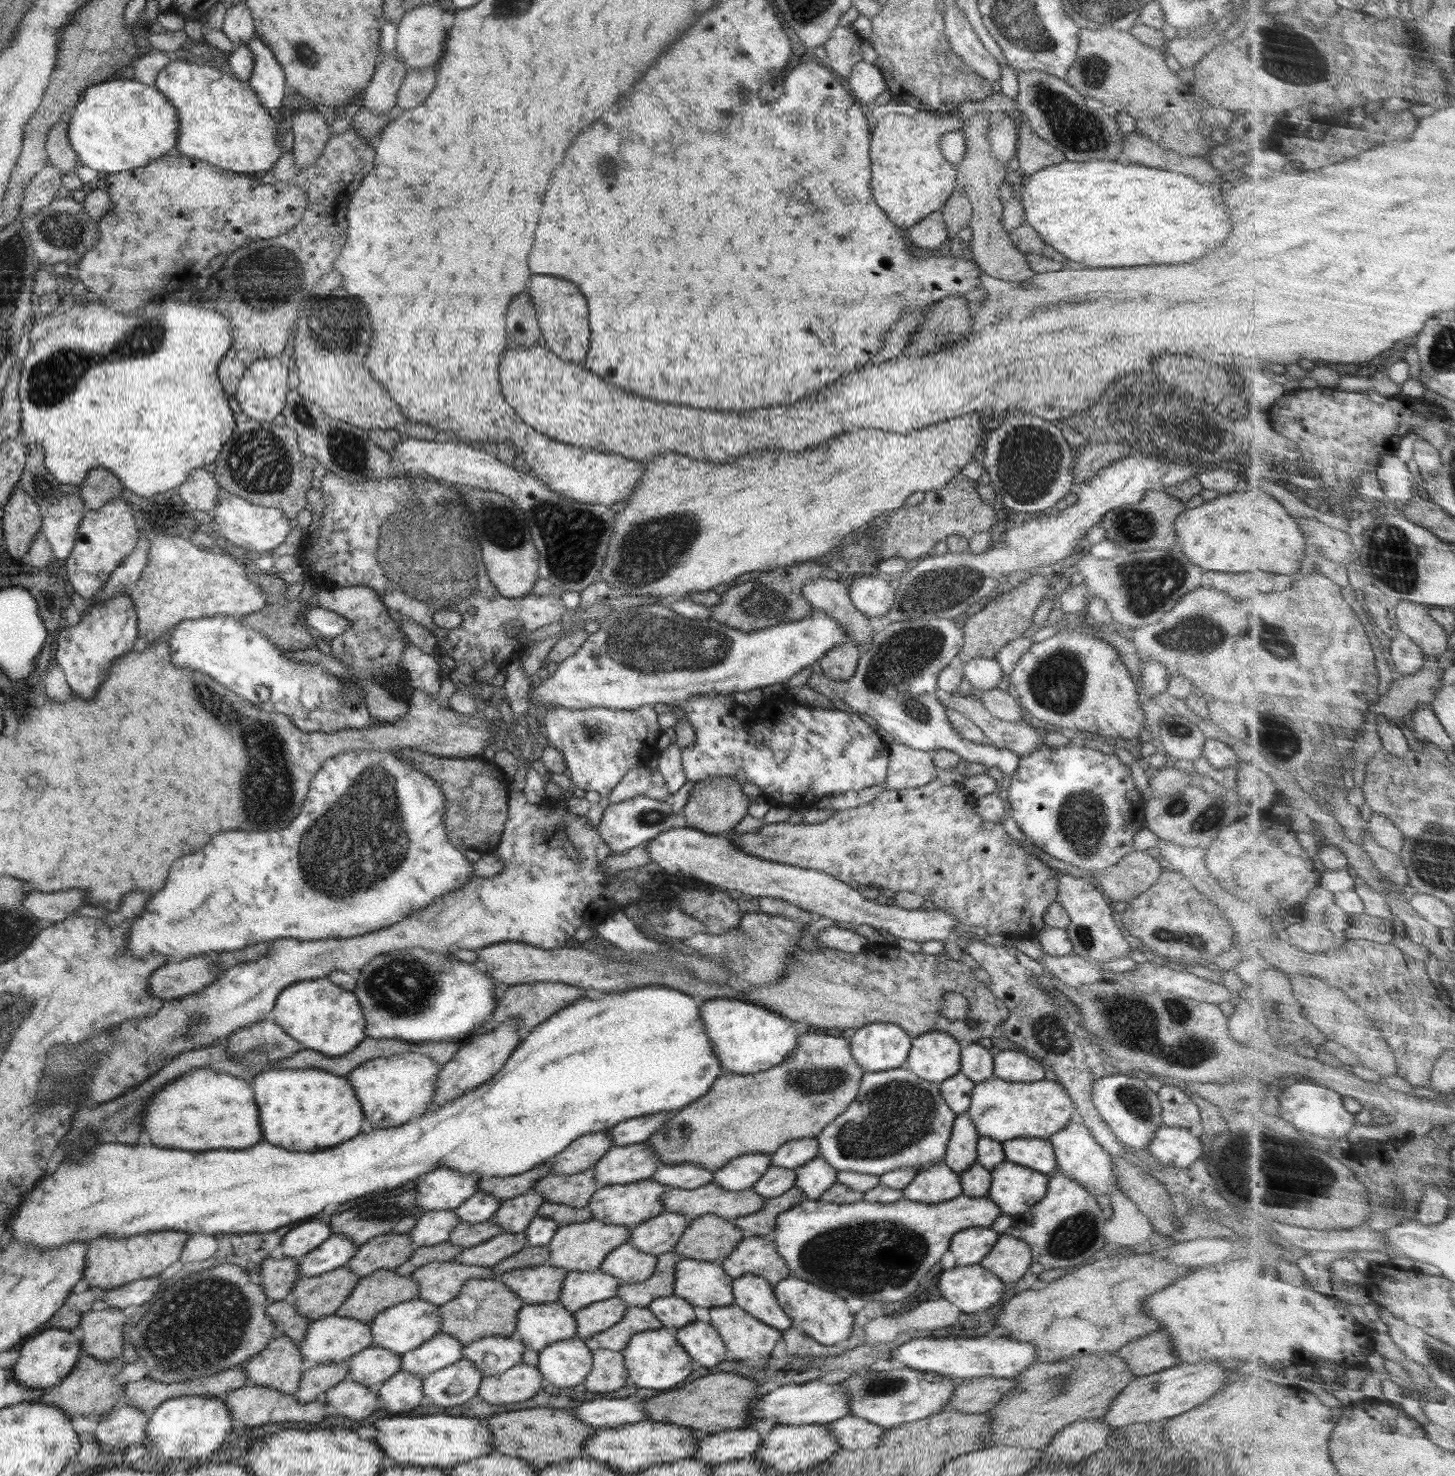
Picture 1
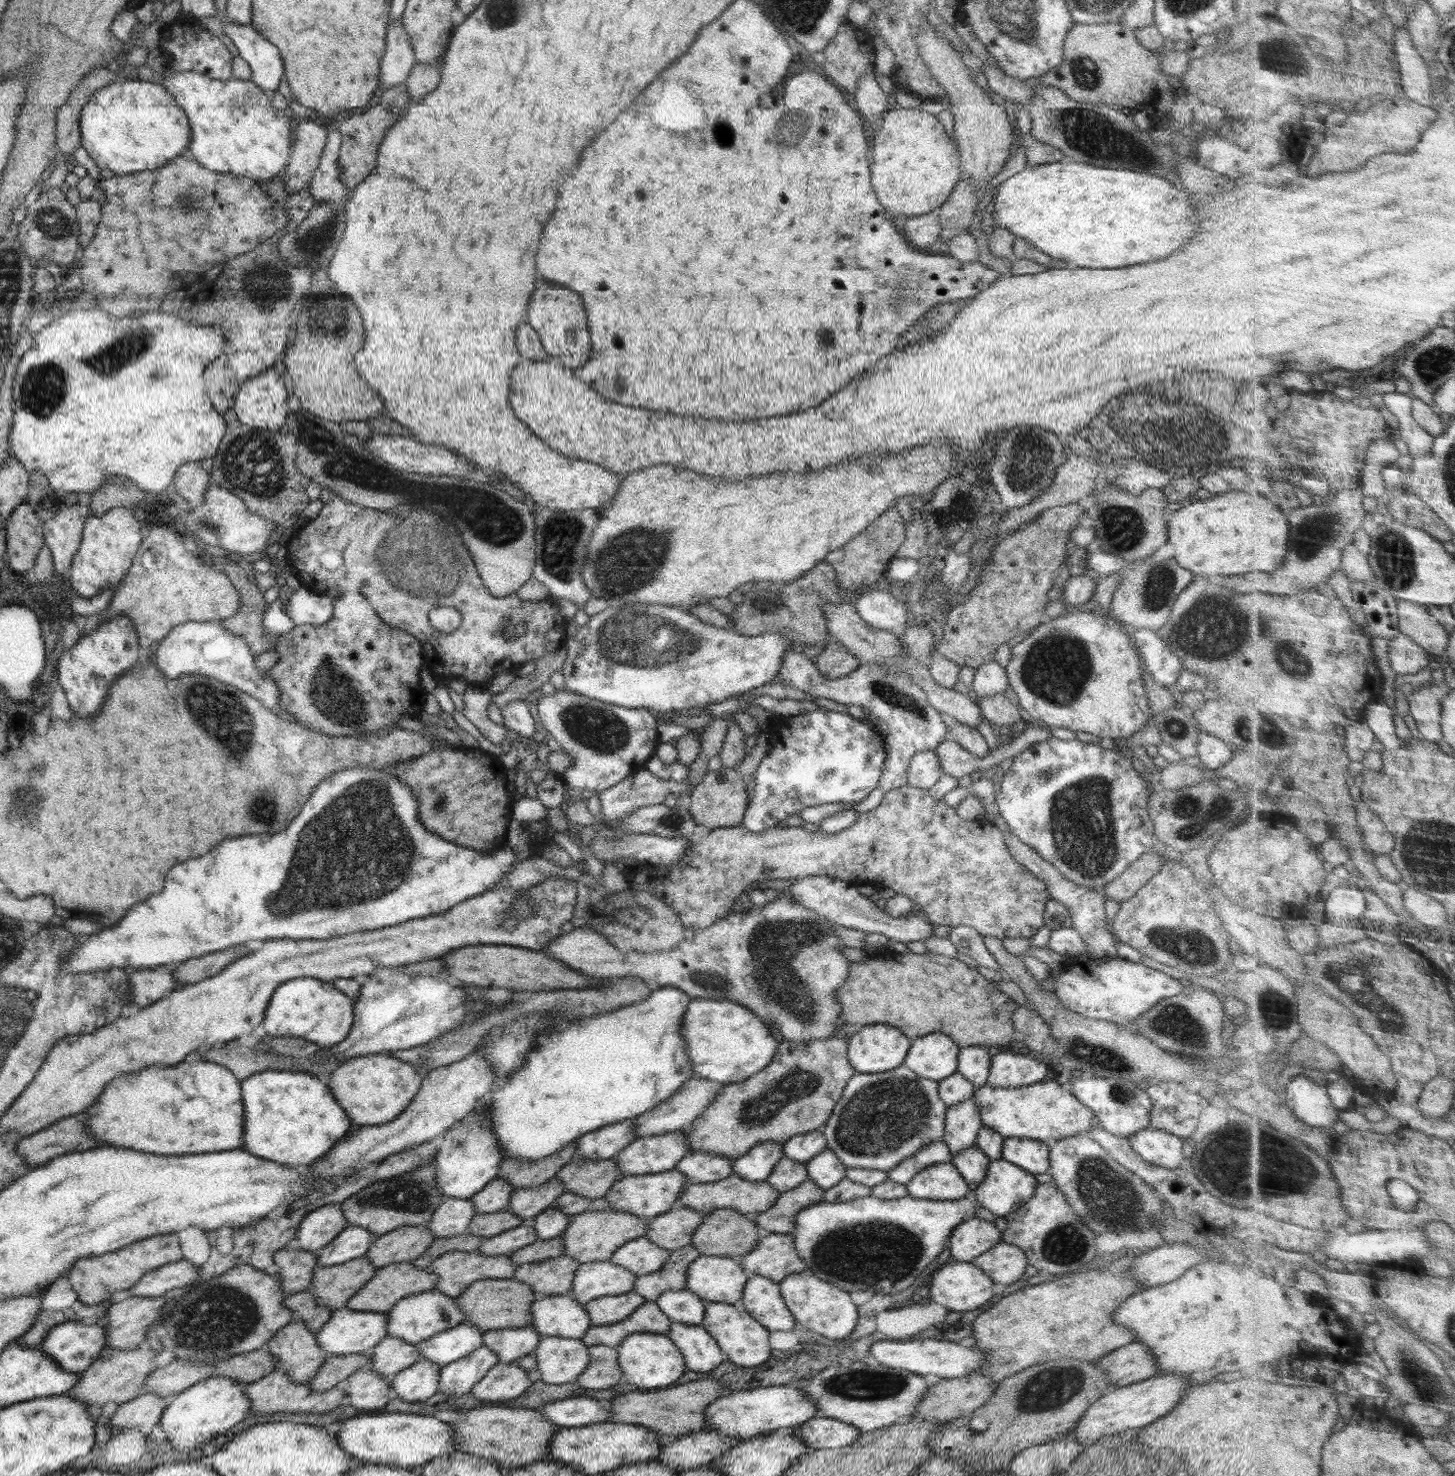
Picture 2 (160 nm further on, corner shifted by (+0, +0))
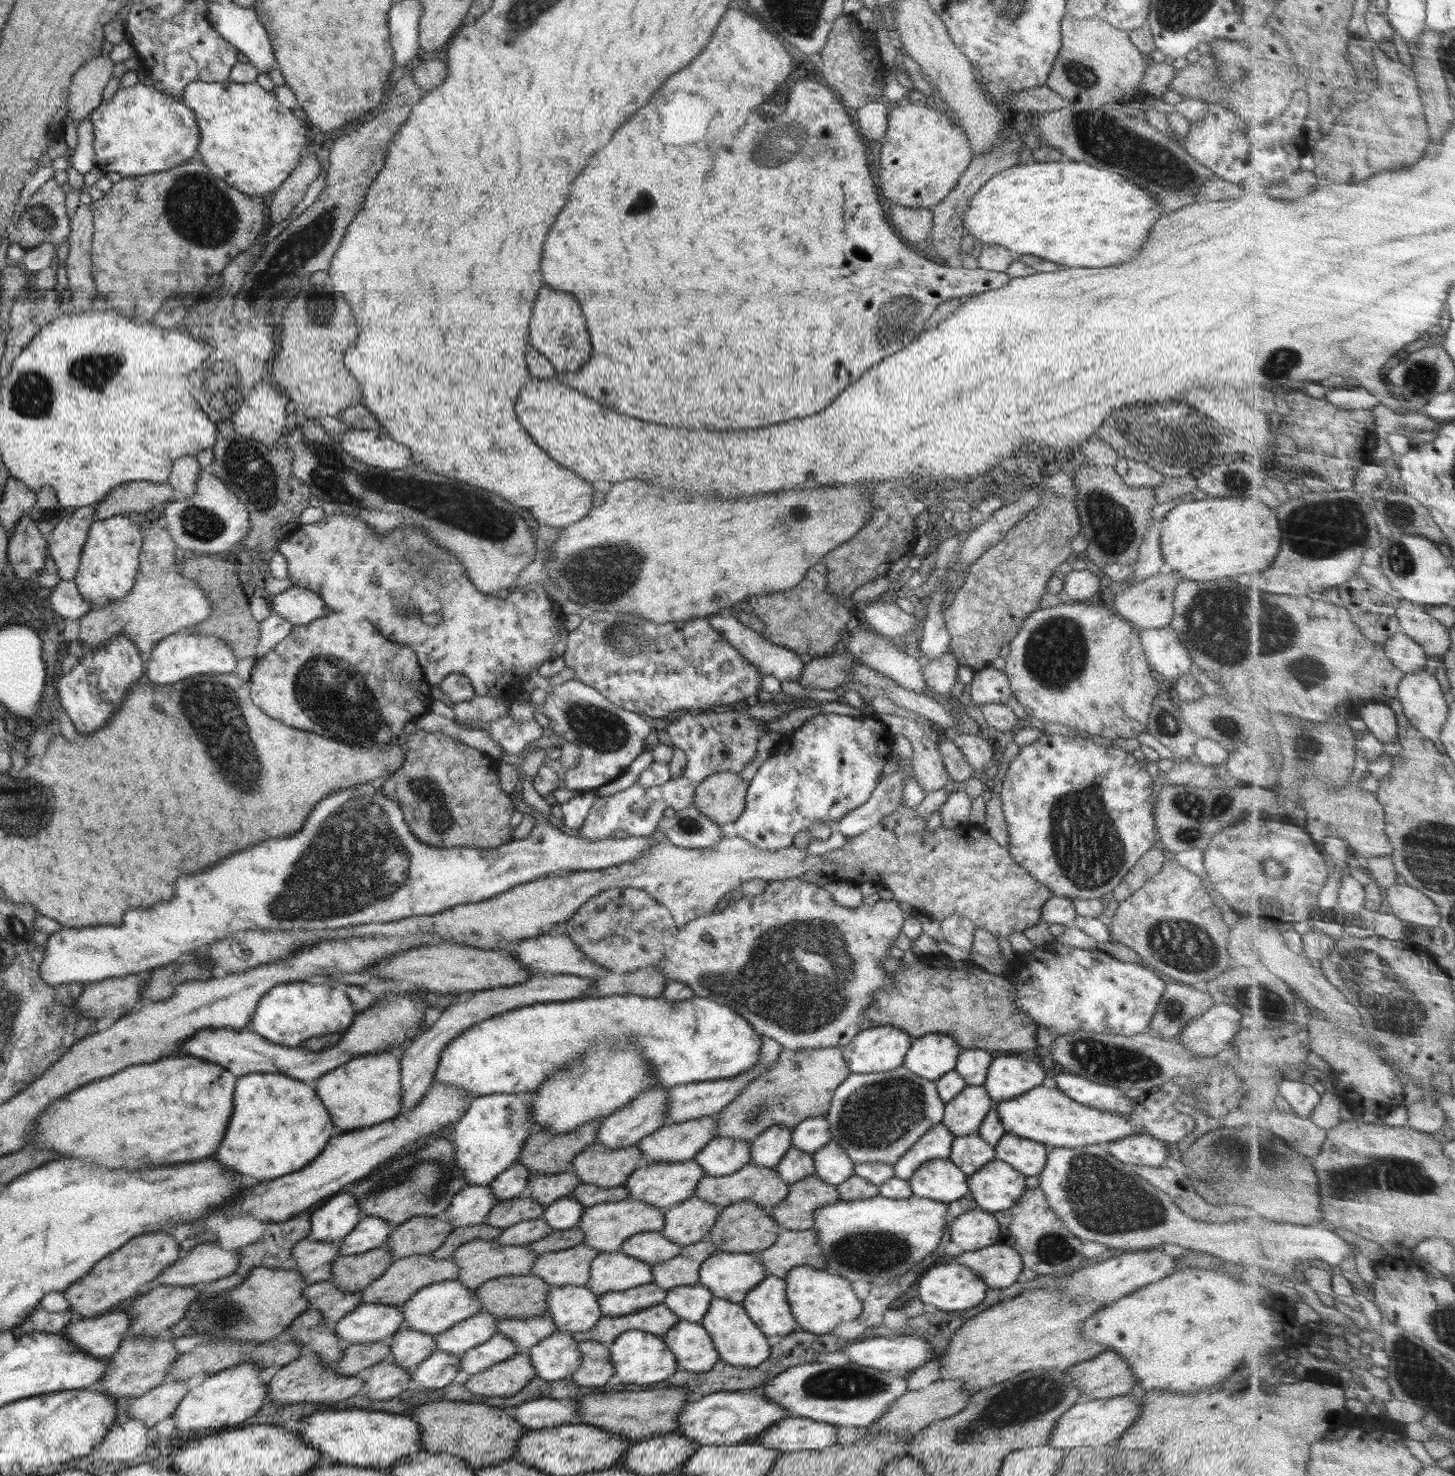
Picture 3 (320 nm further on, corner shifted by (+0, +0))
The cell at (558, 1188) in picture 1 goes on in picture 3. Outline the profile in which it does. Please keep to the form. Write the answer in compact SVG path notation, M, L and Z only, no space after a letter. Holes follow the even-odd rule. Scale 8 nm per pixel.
M596 1142L574 1157L571 1162L572 1173L576 1173L582 1183L595 1184L606 1188L619 1187L625 1184L641 1159L643 1159L643 1154L637 1145L612 1150L602 1143Z

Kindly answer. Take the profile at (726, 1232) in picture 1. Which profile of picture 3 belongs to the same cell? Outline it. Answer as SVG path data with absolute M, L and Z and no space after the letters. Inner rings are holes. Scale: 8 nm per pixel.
M736 1201L720 1209L716 1222L704 1240L712 1241L717 1251L758 1253L776 1242L781 1227L770 1214L770 1209L754 1201Z

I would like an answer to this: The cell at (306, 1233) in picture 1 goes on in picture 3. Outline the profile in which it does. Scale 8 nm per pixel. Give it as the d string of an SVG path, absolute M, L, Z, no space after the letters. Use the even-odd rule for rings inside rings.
M338 1192L312 1213L311 1236L315 1241L338 1243L355 1228L361 1215L358 1199L352 1193Z

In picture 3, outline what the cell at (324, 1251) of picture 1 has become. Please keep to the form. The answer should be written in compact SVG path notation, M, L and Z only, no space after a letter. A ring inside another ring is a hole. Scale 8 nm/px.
M362 1214L355 1228L340 1241L339 1256L360 1254L386 1245L391 1231L387 1220Z

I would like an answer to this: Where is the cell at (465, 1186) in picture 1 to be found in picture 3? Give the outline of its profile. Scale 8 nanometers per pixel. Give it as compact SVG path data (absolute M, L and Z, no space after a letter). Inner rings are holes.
M487 1094L471 1102L449 1137L468 1185L490 1186L500 1173L518 1160L525 1140L533 1131L529 1108L530 1098L515 1094Z

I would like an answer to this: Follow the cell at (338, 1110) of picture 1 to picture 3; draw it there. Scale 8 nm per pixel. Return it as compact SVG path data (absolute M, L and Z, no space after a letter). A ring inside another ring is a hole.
M278 1072L245 1074L237 1080L234 1112L212 1158L242 1176L268 1180L296 1172L324 1150L330 1136L342 1132L332 1126L327 1108L302 1080Z

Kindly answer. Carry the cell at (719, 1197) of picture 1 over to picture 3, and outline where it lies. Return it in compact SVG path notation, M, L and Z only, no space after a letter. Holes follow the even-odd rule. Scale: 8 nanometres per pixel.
M748 1163L740 1170L727 1175L710 1176L705 1174L698 1181L694 1195L716 1205L719 1209L736 1201L754 1201L758 1206L771 1209L784 1200L788 1191L789 1184L784 1182L783 1178L780 1178L775 1168L771 1169Z

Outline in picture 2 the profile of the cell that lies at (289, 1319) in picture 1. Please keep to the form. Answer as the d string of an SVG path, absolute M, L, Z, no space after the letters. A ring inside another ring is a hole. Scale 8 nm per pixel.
M308 1290L286 1295L283 1303L292 1312L292 1322L302 1322L314 1334L330 1320L333 1312L328 1307L323 1307L316 1295Z

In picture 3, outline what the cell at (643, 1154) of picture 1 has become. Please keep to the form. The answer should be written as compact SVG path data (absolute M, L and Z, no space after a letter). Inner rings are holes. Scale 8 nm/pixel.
M713 1116L661 1126L641 1139L638 1146L643 1160L675 1163L693 1159L715 1136Z

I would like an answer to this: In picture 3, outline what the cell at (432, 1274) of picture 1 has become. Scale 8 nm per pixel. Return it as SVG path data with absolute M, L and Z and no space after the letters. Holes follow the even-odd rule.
M476 1239L459 1246L452 1260L459 1266L458 1280L476 1291L487 1280L506 1275L530 1275L538 1255L528 1245L503 1245L498 1240Z

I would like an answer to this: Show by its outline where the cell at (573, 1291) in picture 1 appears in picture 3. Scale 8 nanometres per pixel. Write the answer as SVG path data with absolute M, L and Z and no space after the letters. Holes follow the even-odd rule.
M620 1251L598 1253L590 1265L590 1282L586 1286L597 1296L614 1291L623 1291L653 1282L652 1267L647 1262L629 1257Z

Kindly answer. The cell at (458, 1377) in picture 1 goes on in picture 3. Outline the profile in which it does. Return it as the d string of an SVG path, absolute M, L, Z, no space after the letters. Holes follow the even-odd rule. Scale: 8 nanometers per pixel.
M496 1333L480 1347L476 1346L476 1348L464 1352L459 1375L465 1379L474 1376L474 1374L480 1374L489 1366L514 1357L518 1351L506 1336Z

